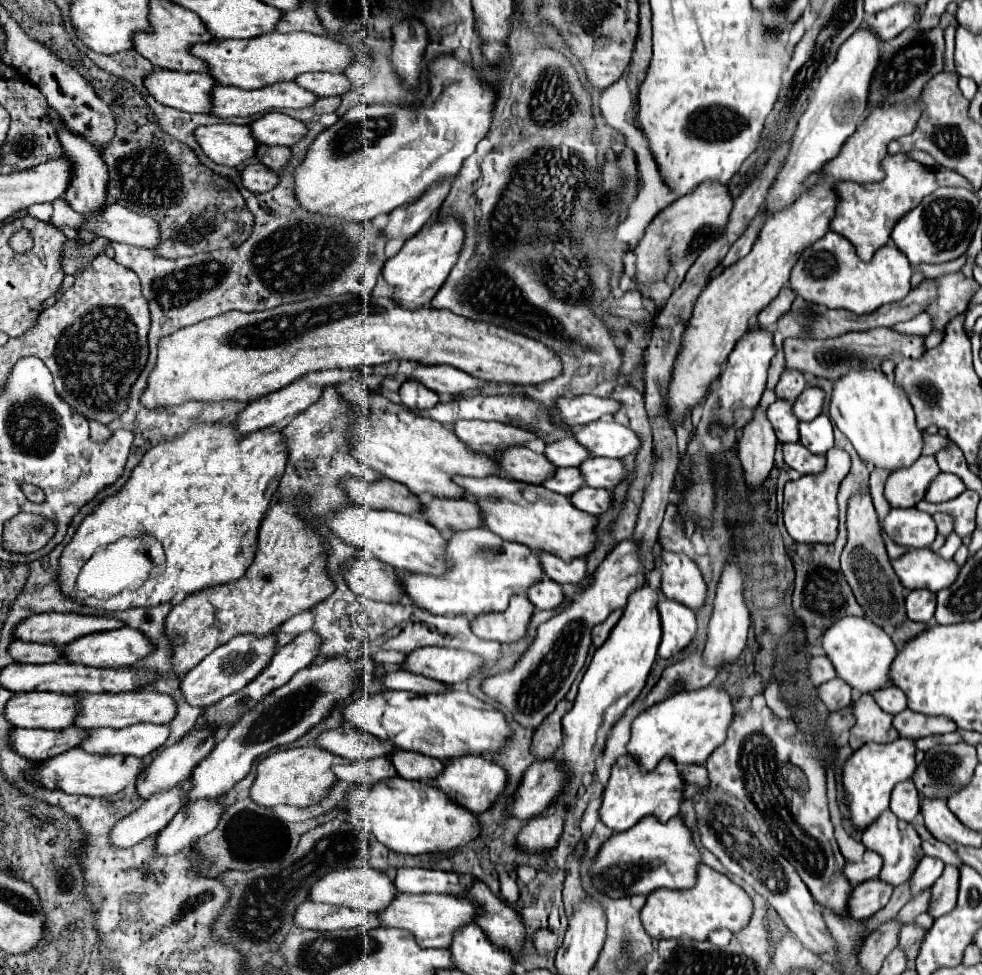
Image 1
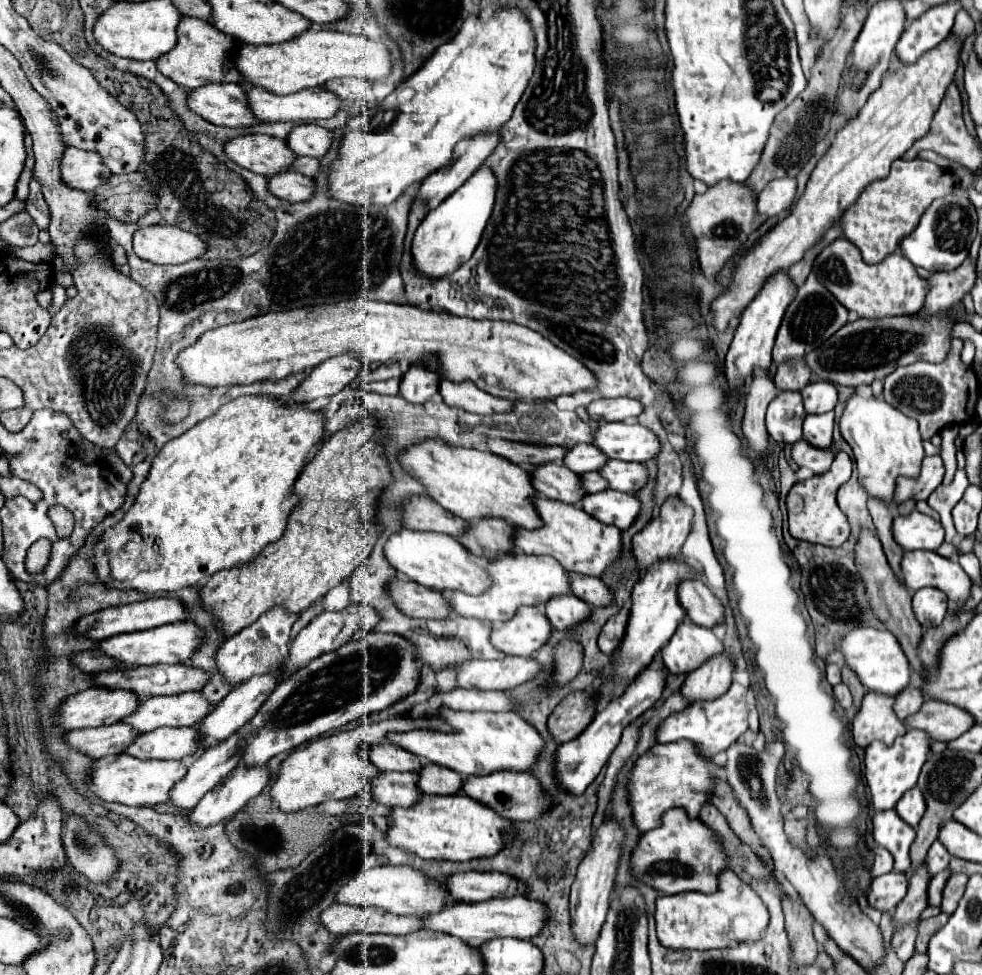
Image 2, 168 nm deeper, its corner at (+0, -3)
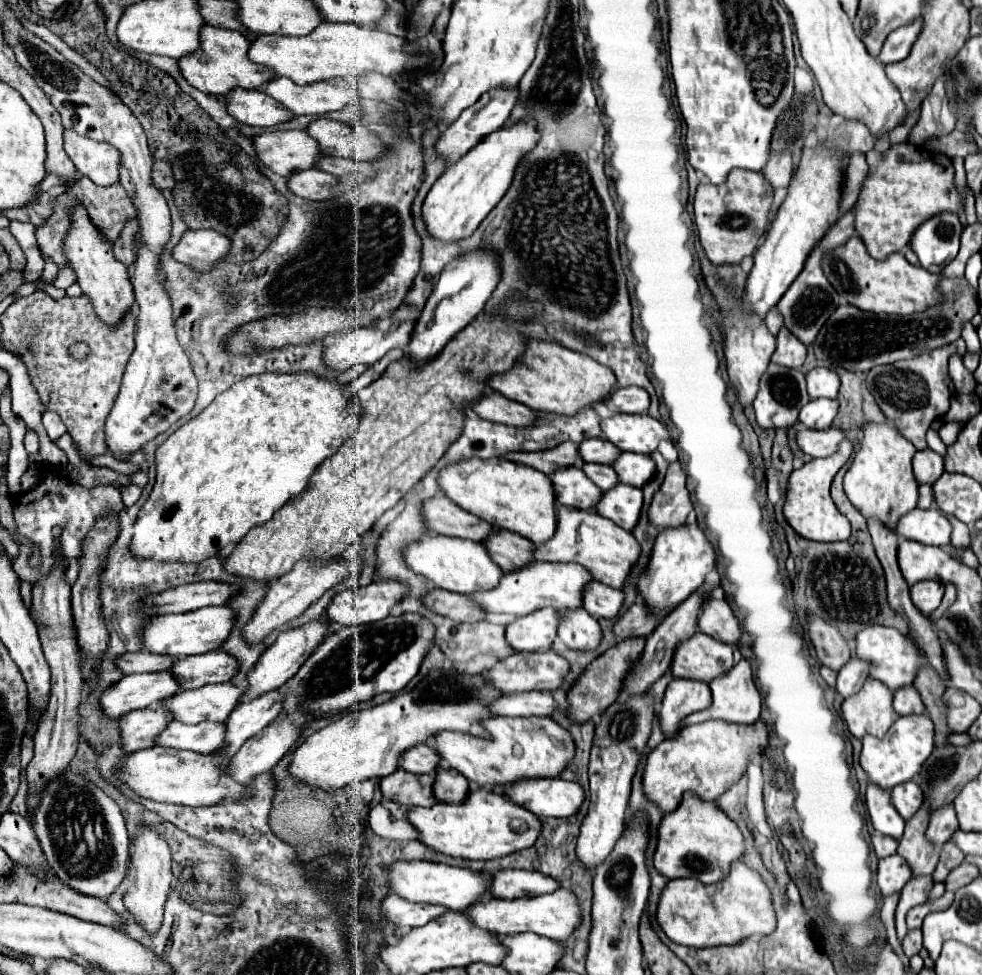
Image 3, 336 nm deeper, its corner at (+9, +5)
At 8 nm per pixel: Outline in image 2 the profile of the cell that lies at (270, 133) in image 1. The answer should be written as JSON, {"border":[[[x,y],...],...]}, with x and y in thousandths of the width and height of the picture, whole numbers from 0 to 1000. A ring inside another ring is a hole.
{"border":[[[300,128],[292,138],[292,149],[302,159],[329,161],[337,149],[337,134],[325,128]]]}

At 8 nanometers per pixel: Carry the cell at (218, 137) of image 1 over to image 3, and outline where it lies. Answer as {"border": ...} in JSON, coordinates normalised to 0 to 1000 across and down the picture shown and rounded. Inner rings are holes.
{"border":[[[273,134],[259,141],[259,151],[267,167],[289,182],[318,173],[330,161],[322,143],[312,134]]]}

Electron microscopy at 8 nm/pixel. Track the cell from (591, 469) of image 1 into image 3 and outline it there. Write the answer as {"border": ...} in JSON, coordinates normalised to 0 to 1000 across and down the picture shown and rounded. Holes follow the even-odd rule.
{"border":[[[633,465],[623,479],[629,485],[631,495],[644,499],[656,499],[668,485],[668,475],[662,467]]]}

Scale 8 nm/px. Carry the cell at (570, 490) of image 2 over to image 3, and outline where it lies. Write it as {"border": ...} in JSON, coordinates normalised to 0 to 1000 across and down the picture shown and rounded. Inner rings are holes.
{"border":[[[591,479],[568,481],[562,487],[562,495],[564,495],[566,514],[570,518],[585,522],[605,524],[607,516],[611,514],[611,508],[615,508],[615,504],[611,504],[611,499],[607,499]]]}

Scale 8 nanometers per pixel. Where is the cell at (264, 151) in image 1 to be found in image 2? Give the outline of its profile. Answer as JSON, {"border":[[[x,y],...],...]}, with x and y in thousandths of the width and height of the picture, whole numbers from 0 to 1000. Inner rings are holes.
{"border":[[[302,161],[300,167],[296,167],[298,175],[304,175],[313,182],[321,182],[325,175],[325,165],[321,161]]]}

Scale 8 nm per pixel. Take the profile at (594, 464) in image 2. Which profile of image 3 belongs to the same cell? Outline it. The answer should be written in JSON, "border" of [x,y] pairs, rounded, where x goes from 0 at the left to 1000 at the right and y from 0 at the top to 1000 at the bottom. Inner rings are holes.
{"border":[[[597,450],[595,454],[591,454],[591,467],[597,475],[615,475],[615,477],[623,477],[623,471],[627,471],[627,467],[633,465],[631,461],[623,458],[623,454],[619,454],[619,450]]]}

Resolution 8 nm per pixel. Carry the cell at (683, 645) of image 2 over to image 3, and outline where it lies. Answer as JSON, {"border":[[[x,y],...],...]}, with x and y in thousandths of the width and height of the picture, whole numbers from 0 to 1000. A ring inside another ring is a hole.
{"border":[[[711,647],[701,657],[690,659],[684,690],[690,696],[723,701],[725,696],[743,688],[745,682],[745,664]]]}

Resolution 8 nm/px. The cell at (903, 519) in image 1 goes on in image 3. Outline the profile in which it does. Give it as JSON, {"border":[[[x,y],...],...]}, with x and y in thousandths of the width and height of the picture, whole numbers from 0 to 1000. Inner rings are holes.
{"border":[[[931,522],[916,532],[914,549],[921,549],[929,555],[937,555],[941,559],[963,561],[967,559],[969,536],[957,522]]]}

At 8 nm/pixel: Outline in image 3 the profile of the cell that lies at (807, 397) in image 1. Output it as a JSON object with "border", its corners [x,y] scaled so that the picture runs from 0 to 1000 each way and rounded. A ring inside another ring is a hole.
{"border":[[[831,376],[821,385],[821,391],[823,391],[823,403],[827,409],[833,409],[833,407],[851,409],[855,399],[855,387],[851,381],[843,376]]]}

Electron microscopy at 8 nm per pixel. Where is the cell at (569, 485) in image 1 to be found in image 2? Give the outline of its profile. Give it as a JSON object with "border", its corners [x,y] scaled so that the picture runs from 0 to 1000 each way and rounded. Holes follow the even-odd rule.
{"border":[[[610,485],[590,487],[590,493],[592,493],[592,499],[594,499],[596,506],[608,506],[608,504],[618,502],[618,495],[616,495],[616,491]]]}

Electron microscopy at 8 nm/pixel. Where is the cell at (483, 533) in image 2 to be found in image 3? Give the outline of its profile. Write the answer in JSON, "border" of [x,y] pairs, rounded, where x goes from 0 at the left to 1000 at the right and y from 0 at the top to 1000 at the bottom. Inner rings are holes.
{"border":[[[515,543],[503,545],[495,555],[495,563],[513,588],[525,586],[525,582],[534,582],[534,577],[542,577],[542,565],[546,565],[542,555]]]}

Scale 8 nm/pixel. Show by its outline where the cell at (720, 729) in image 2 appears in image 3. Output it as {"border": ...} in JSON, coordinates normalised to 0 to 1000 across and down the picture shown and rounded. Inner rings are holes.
{"border":[[[756,676],[739,692],[727,696],[727,719],[725,719],[725,723],[717,729],[705,731],[701,737],[697,737],[695,746],[705,744],[705,742],[723,739],[723,737],[735,737],[735,739],[743,739],[743,742],[752,742],[752,744],[766,744],[774,735],[774,727],[776,727],[776,715],[768,703],[766,680],[764,680],[764,676]]]}

